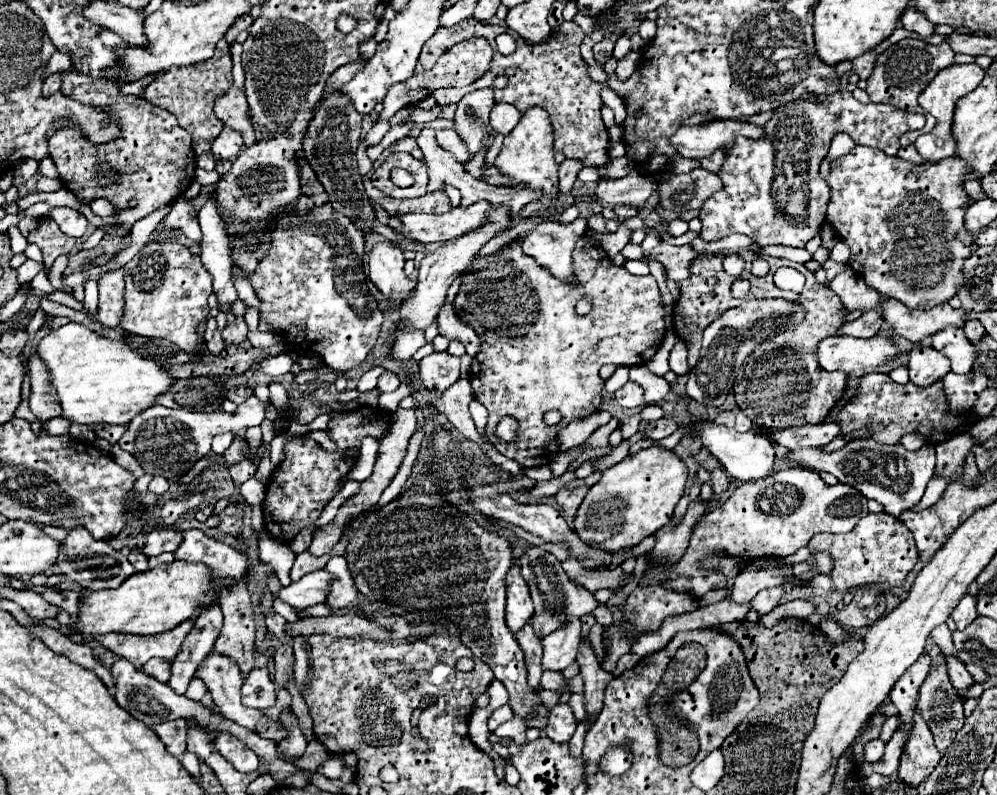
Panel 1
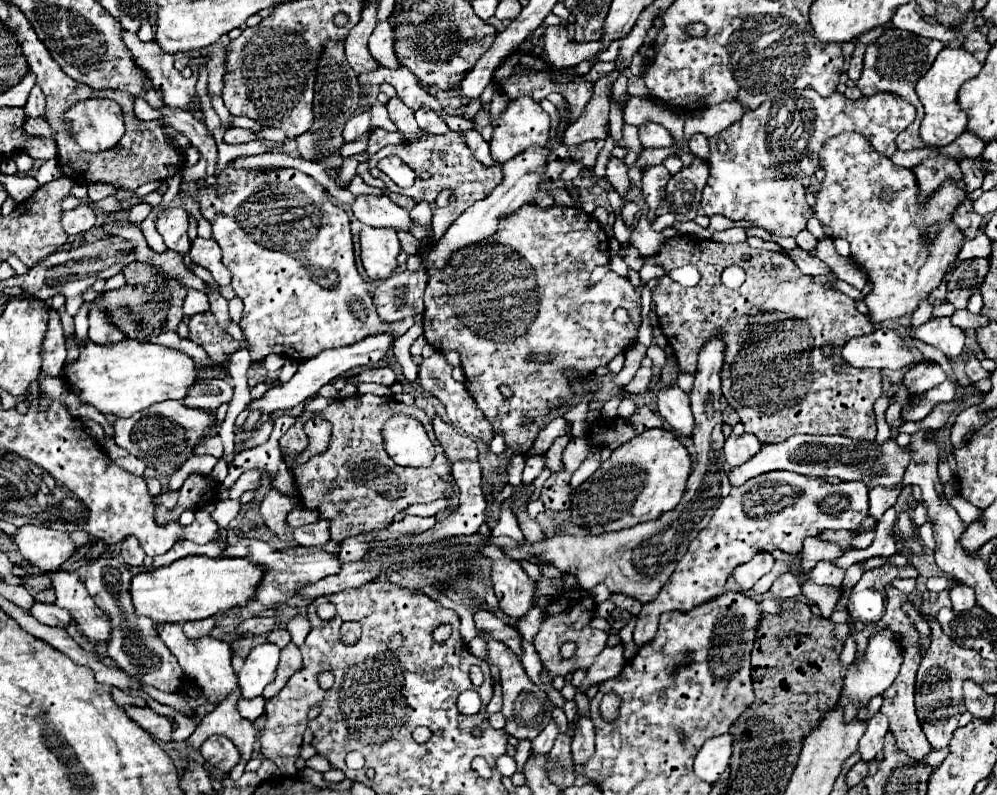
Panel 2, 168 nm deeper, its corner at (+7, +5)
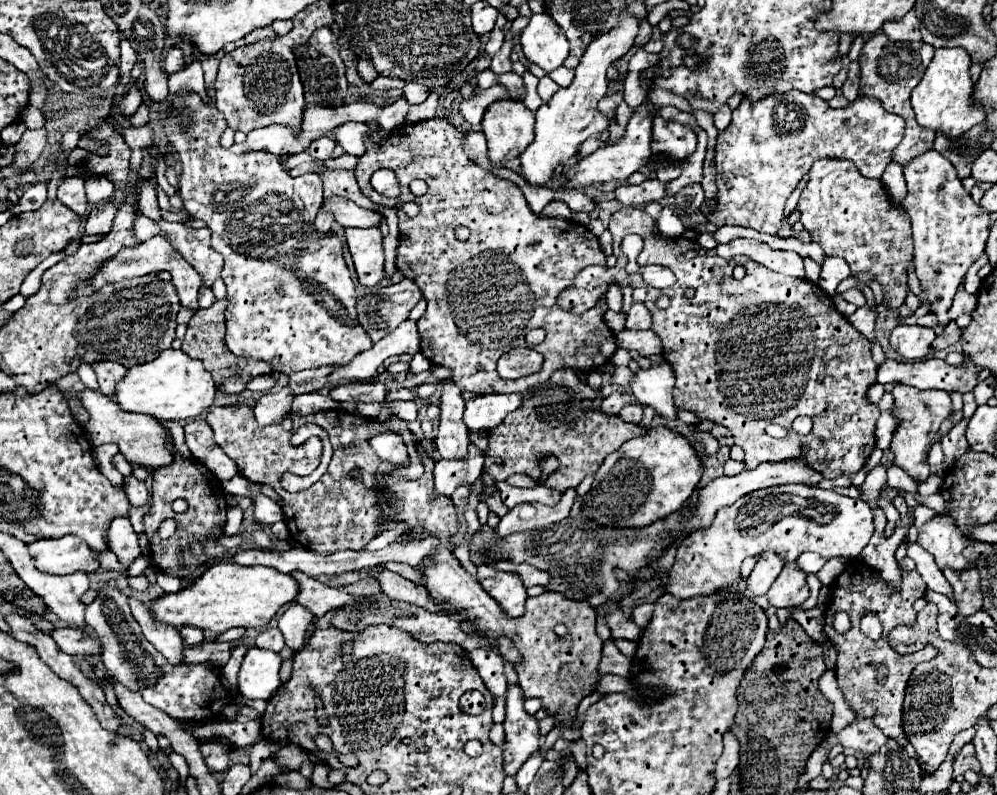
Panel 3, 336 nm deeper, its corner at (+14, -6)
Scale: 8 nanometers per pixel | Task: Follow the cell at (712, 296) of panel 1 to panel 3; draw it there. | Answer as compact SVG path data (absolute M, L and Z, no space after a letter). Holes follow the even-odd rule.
M624 207L612 215L608 225L614 247L620 247L621 259L617 259L614 267L586 267L582 273L576 275L574 285L562 293L562 309L572 311L576 315L596 307L600 299L604 299L608 287L618 283L626 287L634 283L634 287L646 287L648 299L646 307L652 313L652 331L658 333L664 345L662 357L674 367L676 373L676 387L674 387L674 403L678 409L688 409L696 413L700 419L724 425L732 431L734 443L742 447L746 453L746 469L754 469L760 463L772 461L788 461L800 459L800 445L808 443L808 453L804 461L812 465L812 469L820 471L826 479L836 479L842 473L856 473L866 465L874 449L874 429L880 417L876 405L866 403L866 391L870 385L876 383L878 365L870 353L870 341L858 333L846 317L834 307L832 297L826 295L816 283L806 279L790 279L786 275L778 275L760 263L752 261L750 257L732 257L722 259L714 251L702 249L696 241L686 237L662 237L654 231L654 219L634 207ZM628 233L638 233L644 239L644 251L638 255L636 263L644 265L664 265L676 275L676 283L668 289L654 289L644 283L640 273L629 275L625 270L628 259L621 250L622 239ZM736 265L746 267L744 279L734 279L732 271ZM686 289L694 289L694 297L686 299ZM666 295L670 305L666 309L658 309L658 297ZM824 373L826 379L818 383L816 375ZM798 415L810 415L814 427L808 435L800 437L792 431L792 421ZM768 425L782 425L788 429L786 439L774 439L766 433ZM826 463L826 464L820 464Z

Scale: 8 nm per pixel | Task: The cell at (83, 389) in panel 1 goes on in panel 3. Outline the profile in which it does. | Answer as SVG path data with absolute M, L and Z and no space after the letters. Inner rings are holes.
M166 349L158 359L142 367L128 369L126 377L118 383L116 401L124 411L150 415L158 421L186 421L202 415L216 399L216 383L202 361L192 359L184 351Z

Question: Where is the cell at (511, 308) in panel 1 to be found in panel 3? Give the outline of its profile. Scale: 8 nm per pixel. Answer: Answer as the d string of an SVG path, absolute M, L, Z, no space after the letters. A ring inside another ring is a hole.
M446 117L424 119L418 123L402 123L398 129L388 133L382 145L374 145L368 141L366 153L358 157L358 165L354 171L360 191L374 203L396 205L398 201L412 201L422 207L416 217L408 217L404 211L400 211L400 245L396 249L398 269L404 273L404 277L416 281L422 289L422 295L428 299L428 309L418 321L418 331L422 337L422 355L436 365L448 367L454 373L454 381L460 391L472 393L530 393L532 387L540 385L542 381L548 381L556 369L566 367L572 371L594 371L602 367L616 351L614 333L604 321L606 303L602 301L598 307L582 315L564 311L556 303L560 291L568 289L574 277L584 267L606 263L606 255L600 249L598 237L592 235L584 225L574 223L572 219L544 219L534 215L518 185L510 179L492 175L490 169L480 169L464 153L462 143L464 131L456 129ZM382 167L392 169L396 173L400 183L400 197L388 199L372 189L370 177ZM412 179L422 179L428 183L428 193L424 197L414 197L410 193L408 185ZM458 225L466 225L472 231L472 237L464 243L454 237L454 229ZM536 327L548 331L548 337L542 345L530 345L530 349L544 355L544 365L540 373L516 381L498 377L496 361L500 357L500 351L528 347L524 335Z

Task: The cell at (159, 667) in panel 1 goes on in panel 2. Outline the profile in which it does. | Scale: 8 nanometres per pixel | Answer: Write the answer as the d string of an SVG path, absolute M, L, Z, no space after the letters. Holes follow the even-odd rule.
M93 558L87 562L85 586L91 598L97 600L97 606L109 614L113 624L113 640L109 640L107 644L107 654L119 664L119 668L123 668L129 676L137 678L139 682L151 684L163 692L177 692L185 682L181 666L177 664L177 658L169 652L169 648L165 648L165 644L159 638L153 640L153 636L157 636L153 632L153 622L133 616L133 608L129 608L131 578L133 572L115 558Z

